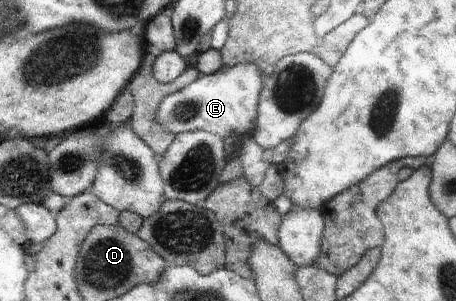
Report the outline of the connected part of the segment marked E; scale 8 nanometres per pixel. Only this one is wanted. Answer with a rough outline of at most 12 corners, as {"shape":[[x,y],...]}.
{"shape":[[261,62],[201,75],[160,102],[172,134],[248,137]]}

